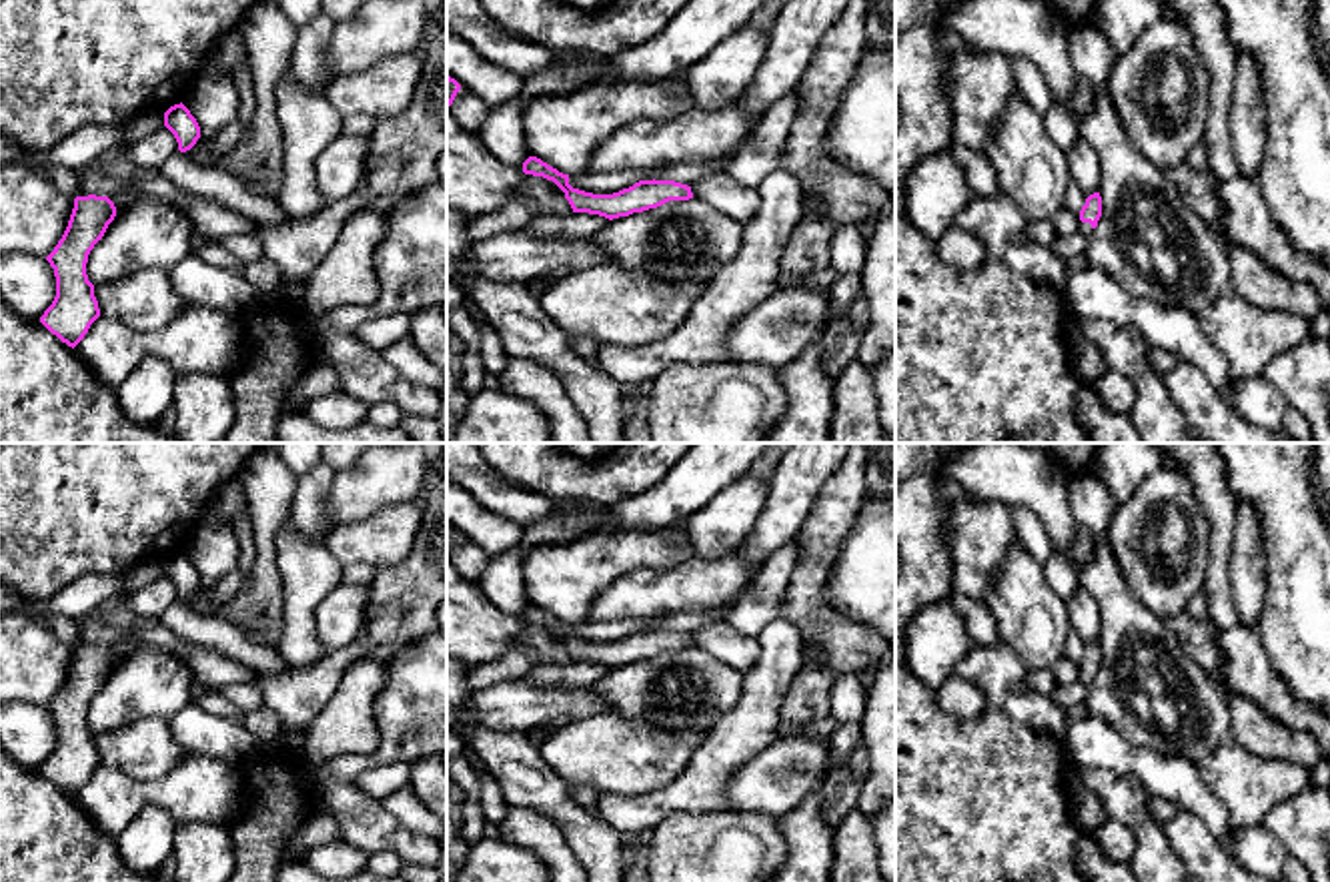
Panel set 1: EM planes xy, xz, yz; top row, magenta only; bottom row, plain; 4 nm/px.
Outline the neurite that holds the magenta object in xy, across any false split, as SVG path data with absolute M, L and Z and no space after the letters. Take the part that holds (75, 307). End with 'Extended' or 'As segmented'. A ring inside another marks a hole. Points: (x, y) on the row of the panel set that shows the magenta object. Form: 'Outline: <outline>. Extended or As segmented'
Outline: M76 196L68 227L46 257L56 277L56 297L40 323L68 347L76 347L100 317L86 263L94 245L116 216L108 196Z. As segmented

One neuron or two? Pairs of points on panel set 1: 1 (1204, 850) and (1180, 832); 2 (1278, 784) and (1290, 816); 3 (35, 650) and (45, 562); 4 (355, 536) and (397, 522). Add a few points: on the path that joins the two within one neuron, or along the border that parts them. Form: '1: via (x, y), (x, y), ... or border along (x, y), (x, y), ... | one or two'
1: via (1198, 846), (1186, 834) | one
2: border along (1308, 784), (1280, 800), (1260, 824) | two
3: border along (81, 576), (43, 604) | two
4: via (365, 536), (383, 536), (387, 532) | one

